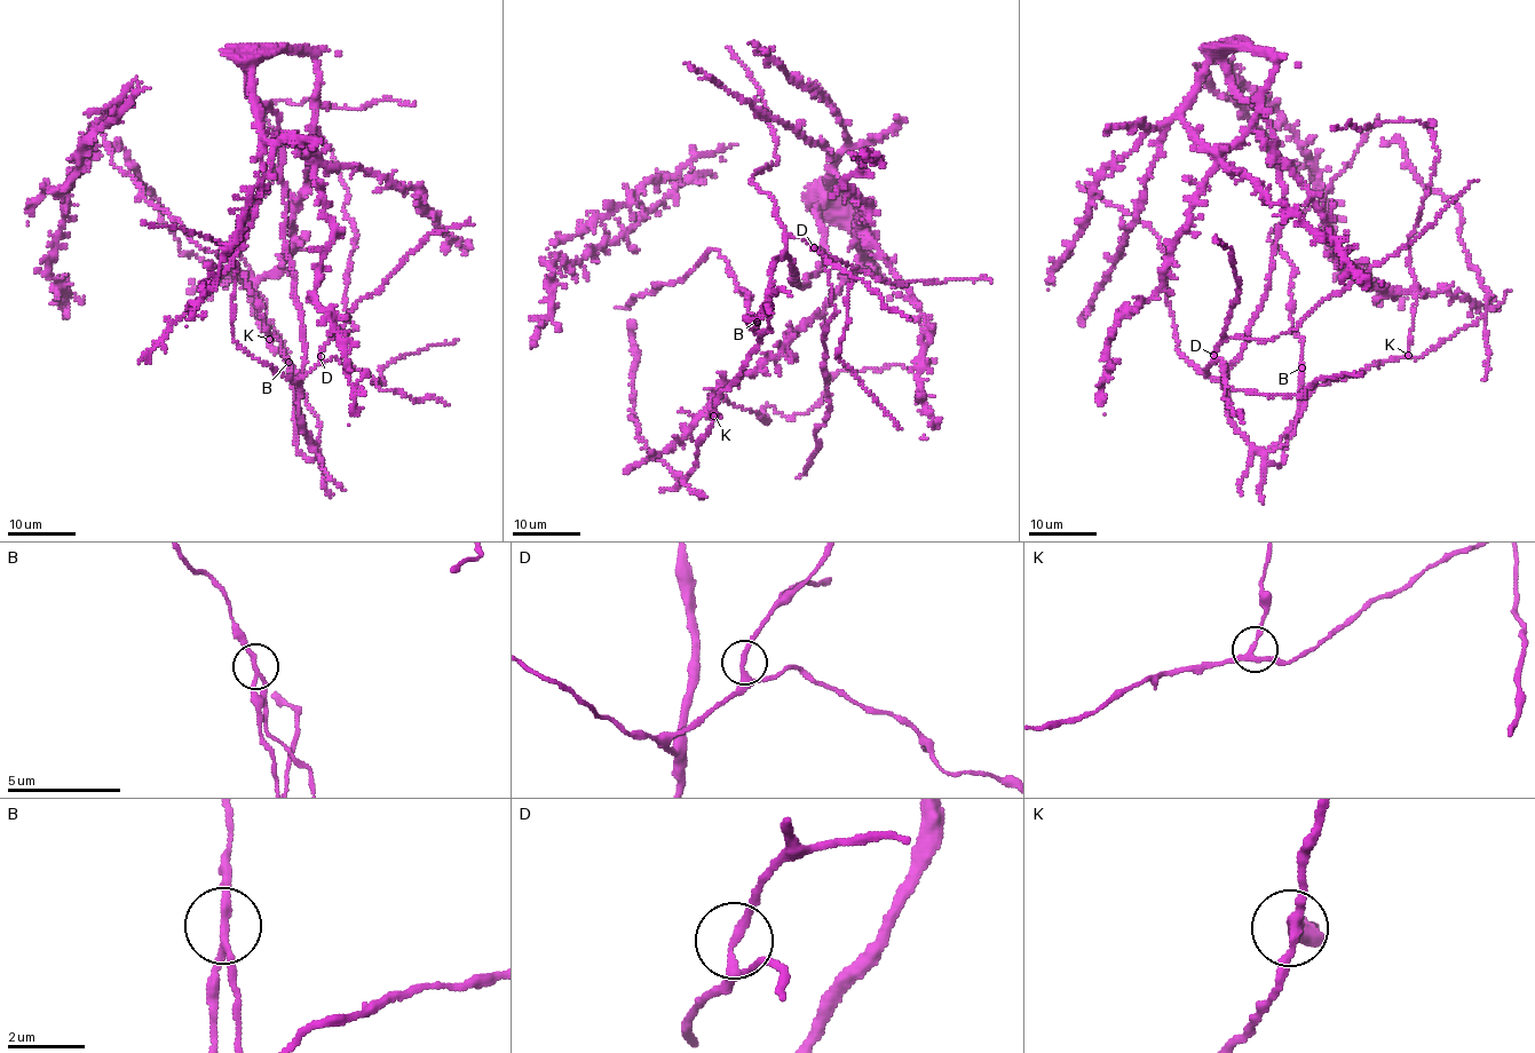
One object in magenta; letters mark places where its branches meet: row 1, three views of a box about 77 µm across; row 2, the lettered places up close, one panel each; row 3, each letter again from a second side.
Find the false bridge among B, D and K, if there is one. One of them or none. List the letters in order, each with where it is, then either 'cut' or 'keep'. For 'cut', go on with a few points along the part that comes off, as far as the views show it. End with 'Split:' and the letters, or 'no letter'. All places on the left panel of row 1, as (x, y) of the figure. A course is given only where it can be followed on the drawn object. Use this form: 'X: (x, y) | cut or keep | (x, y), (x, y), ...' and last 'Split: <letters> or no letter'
B: (289, 362) | cut | (289, 362), (289, 377), (311, 445), (331, 480), (346, 491)
D: (321, 356) | keep
K: (269, 339) | keep
Split: B

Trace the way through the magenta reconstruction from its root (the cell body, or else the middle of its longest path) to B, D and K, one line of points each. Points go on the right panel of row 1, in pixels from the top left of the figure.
B: (1394, 359), (1375, 363), (1354, 375), (1321, 384), (1305, 397), (1300, 367)
D: (1394, 359), (1316, 386), (1291, 430), (1260, 451), (1229, 418), (1226, 389), (1205, 374), (1213, 356)
K: (1394, 359), (1408, 355)

